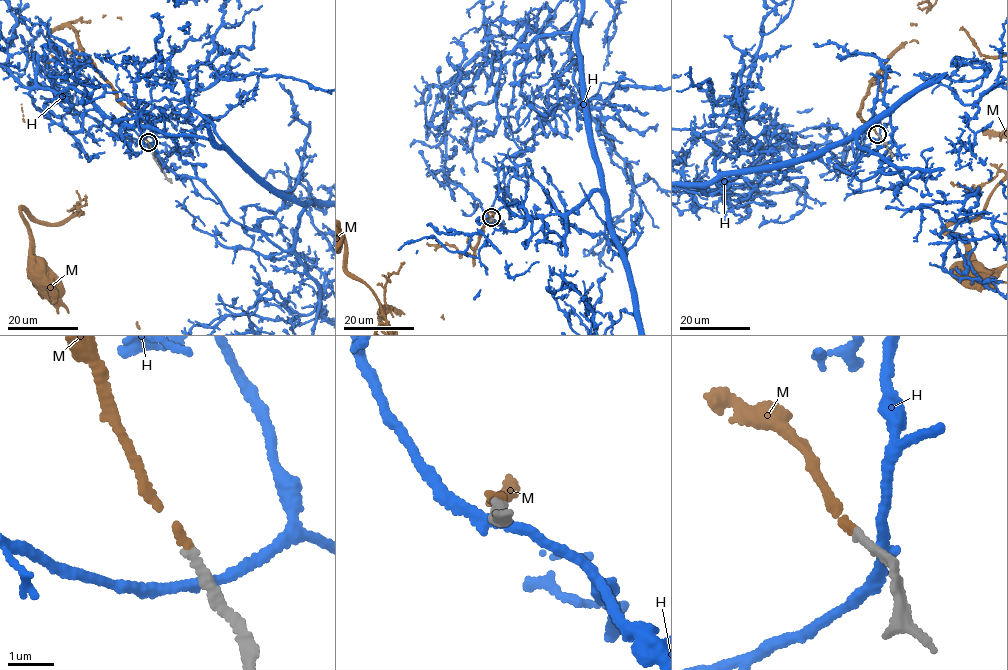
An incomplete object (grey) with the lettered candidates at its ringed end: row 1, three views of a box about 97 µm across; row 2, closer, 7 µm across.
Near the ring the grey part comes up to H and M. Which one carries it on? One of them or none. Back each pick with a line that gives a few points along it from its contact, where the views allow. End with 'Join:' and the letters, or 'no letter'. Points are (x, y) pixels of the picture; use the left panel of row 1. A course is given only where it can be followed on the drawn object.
M: via (148, 143), (74, 29), (51, 31), (29, 62), (26, 120), (104, 209), (51, 224), (23, 208), (44, 276)
Join: M

